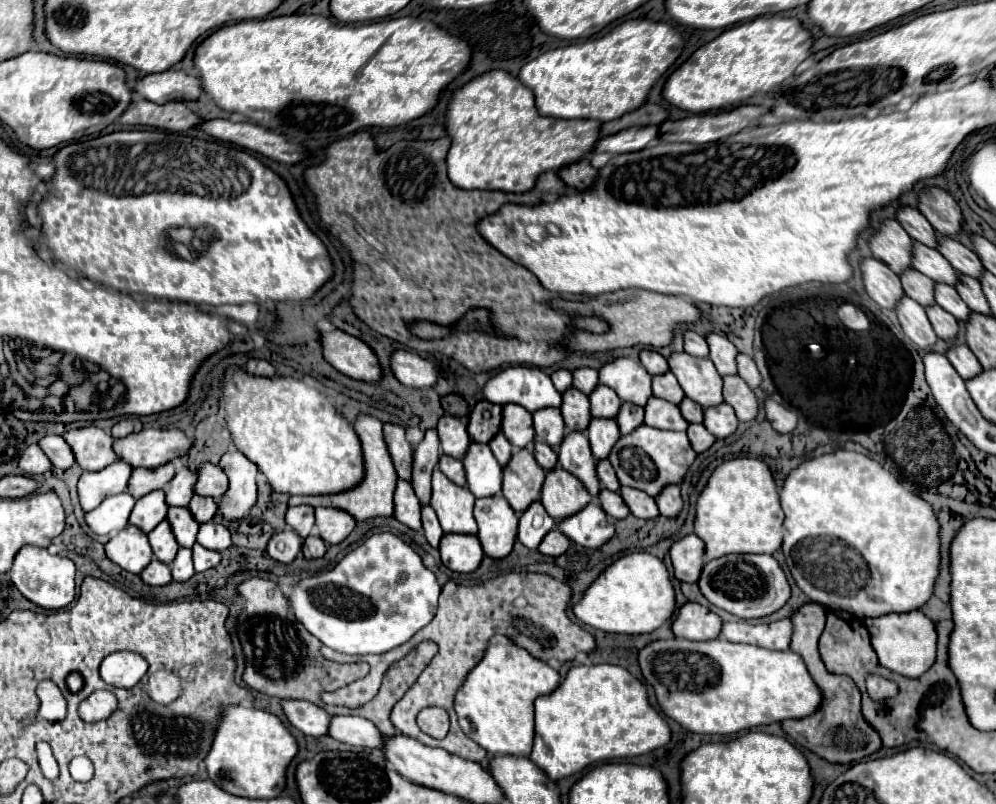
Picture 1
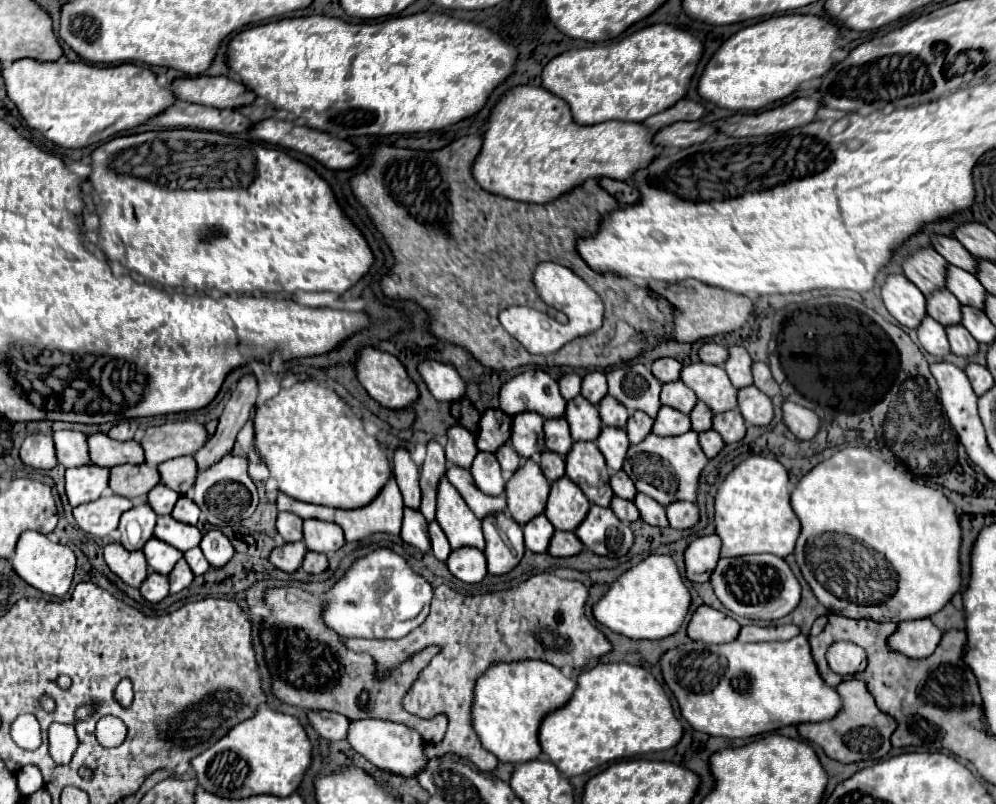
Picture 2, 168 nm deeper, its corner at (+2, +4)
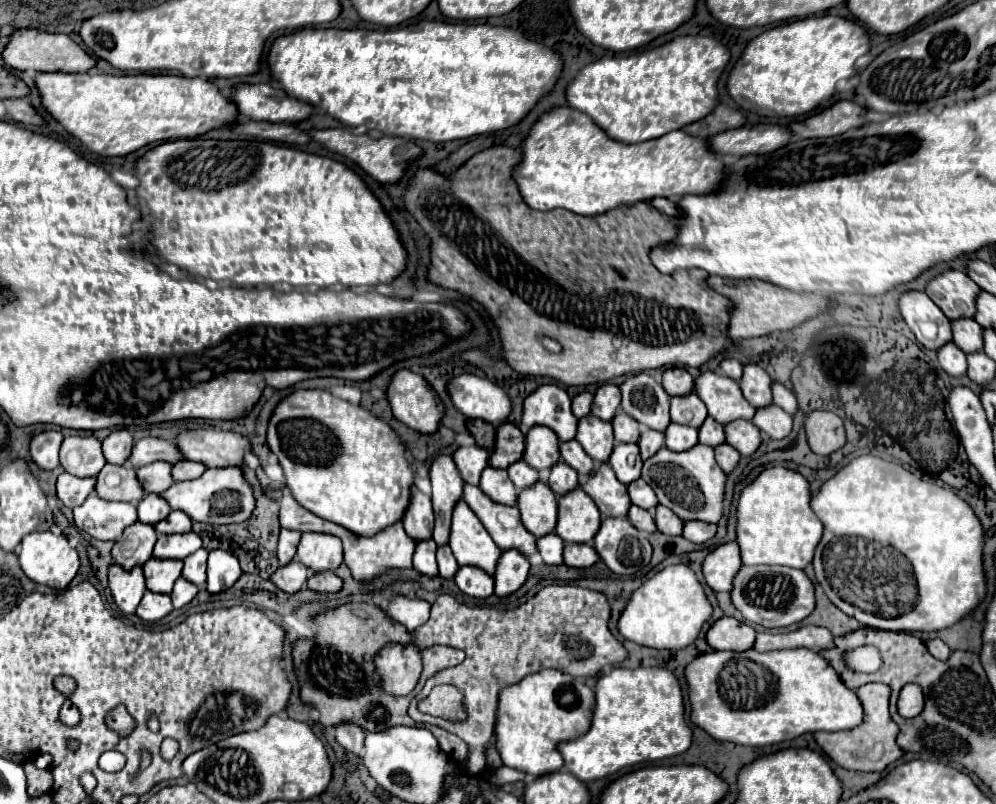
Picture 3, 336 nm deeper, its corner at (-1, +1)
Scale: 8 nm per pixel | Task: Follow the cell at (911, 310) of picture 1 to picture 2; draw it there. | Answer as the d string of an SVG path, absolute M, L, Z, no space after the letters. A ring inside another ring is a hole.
M933 317L923 319L921 327L917 329L917 337L919 337L923 349L935 357L945 357L951 353L945 327L941 323L933 321Z

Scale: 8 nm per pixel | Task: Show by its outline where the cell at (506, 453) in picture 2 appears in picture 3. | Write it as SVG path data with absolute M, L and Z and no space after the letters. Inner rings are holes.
M516 460L506 470L508 470L508 476L518 490L524 490L524 488L532 486L536 480L540 480L540 474L534 468L530 468L528 464L524 464L524 460Z

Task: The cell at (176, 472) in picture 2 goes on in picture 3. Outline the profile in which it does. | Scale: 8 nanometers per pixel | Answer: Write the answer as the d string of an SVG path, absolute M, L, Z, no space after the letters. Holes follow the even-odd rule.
M164 460L152 462L152 464L144 466L144 468L138 468L136 474L138 474L138 478L140 478L140 482L142 482L142 486L144 486L144 490L148 494L166 492L174 484L172 464L164 462Z

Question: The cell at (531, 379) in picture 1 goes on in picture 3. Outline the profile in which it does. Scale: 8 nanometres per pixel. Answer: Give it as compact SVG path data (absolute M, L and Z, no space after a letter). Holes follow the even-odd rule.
M544 384L524 398L522 424L544 424L552 428L560 440L572 440L576 436L576 416L570 412L570 396L566 390Z

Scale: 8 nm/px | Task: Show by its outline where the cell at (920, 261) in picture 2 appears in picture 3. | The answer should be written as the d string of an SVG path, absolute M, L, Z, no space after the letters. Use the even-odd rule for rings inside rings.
M944 270L926 284L924 292L950 320L954 320L962 316L974 316L974 302L980 286L976 286L960 270Z

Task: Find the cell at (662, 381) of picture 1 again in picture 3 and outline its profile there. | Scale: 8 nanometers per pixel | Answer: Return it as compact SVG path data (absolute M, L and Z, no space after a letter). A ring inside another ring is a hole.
M690 392L686 396L670 398L670 416L672 416L672 422L700 428L704 418L708 416L708 412L706 412L704 402L694 392Z

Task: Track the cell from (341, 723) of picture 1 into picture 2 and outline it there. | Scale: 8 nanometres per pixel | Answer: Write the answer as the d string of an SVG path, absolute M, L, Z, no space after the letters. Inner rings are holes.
M381 719L353 721L349 727L347 741L359 755L363 755L377 769L383 769L401 777L417 777L417 773L421 773L421 769L425 769L425 765L429 763L429 757L425 755L423 737L415 729L409 729L407 725L401 725L401 723L391 723Z

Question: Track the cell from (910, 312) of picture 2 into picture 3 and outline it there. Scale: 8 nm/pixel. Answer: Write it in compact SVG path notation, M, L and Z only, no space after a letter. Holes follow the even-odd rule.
M920 290L904 292L898 300L898 310L922 346L936 350L948 340L952 340L950 320L928 298L926 292Z

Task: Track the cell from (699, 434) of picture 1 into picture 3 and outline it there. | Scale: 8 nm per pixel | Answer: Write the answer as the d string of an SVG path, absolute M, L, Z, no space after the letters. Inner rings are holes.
M718 444L718 446L714 448L714 454L716 454L718 466L720 466L726 474L732 472L732 468L738 464L738 458L740 458L740 454L738 454L732 446L728 446L728 444Z

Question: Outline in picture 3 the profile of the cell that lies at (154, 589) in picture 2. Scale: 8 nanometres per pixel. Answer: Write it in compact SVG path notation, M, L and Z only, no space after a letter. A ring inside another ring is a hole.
M146 592L136 614L146 622L156 622L172 612L172 600L160 592Z

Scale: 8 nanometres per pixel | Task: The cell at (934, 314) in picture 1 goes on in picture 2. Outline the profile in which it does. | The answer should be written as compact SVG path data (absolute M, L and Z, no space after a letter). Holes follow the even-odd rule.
M951 325L947 327L947 337L951 343L951 351L961 357L973 357L979 349L979 343L967 333L963 325Z

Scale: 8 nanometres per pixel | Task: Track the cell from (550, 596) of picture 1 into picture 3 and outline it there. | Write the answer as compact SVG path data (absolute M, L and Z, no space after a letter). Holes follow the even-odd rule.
M568 584L544 586L528 602L506 612L496 610L495 607L470 607L454 600L450 594L440 594L432 604L428 622L410 632L412 644L386 644L374 658L374 670L380 676L380 688L384 692L402 696L416 686L422 672L422 652L426 648L444 644L466 652L466 658L460 666L436 672L424 688L424 692L430 692L436 684L458 686L464 694L462 704L466 718L462 722L434 718L422 714L418 704L410 704L408 714L416 722L434 724L460 736L468 744L468 756L460 766L466 770L466 774L476 776L488 768L486 748L494 732L496 696L502 686L516 684L526 674L540 672L544 668L558 668L572 676L588 678L598 674L606 664L618 664L628 656L626 648L608 630L608 618L610 606L604 594Z

